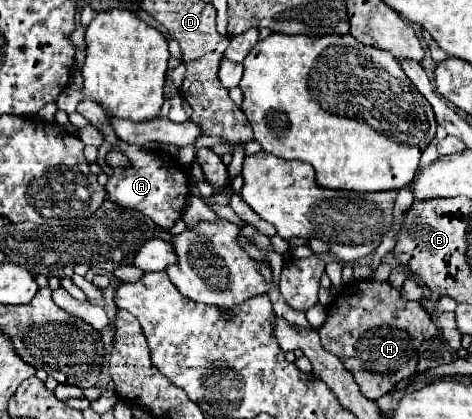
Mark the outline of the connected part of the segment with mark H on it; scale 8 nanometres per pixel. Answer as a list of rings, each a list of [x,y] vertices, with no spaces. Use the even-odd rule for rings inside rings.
[[[365,279],[345,287],[329,307],[319,335],[323,347],[343,361],[361,393],[377,401],[389,393],[397,381],[417,373],[419,347],[425,339],[437,335],[437,327],[419,301],[405,301],[389,281]]]

